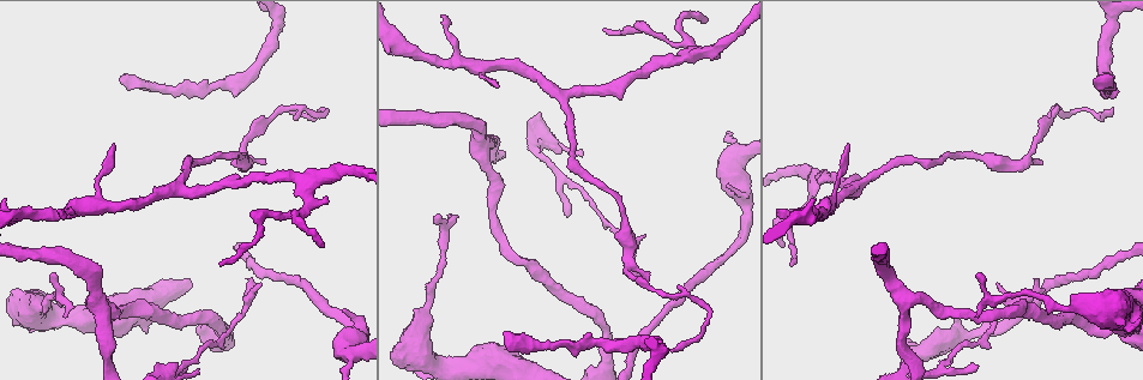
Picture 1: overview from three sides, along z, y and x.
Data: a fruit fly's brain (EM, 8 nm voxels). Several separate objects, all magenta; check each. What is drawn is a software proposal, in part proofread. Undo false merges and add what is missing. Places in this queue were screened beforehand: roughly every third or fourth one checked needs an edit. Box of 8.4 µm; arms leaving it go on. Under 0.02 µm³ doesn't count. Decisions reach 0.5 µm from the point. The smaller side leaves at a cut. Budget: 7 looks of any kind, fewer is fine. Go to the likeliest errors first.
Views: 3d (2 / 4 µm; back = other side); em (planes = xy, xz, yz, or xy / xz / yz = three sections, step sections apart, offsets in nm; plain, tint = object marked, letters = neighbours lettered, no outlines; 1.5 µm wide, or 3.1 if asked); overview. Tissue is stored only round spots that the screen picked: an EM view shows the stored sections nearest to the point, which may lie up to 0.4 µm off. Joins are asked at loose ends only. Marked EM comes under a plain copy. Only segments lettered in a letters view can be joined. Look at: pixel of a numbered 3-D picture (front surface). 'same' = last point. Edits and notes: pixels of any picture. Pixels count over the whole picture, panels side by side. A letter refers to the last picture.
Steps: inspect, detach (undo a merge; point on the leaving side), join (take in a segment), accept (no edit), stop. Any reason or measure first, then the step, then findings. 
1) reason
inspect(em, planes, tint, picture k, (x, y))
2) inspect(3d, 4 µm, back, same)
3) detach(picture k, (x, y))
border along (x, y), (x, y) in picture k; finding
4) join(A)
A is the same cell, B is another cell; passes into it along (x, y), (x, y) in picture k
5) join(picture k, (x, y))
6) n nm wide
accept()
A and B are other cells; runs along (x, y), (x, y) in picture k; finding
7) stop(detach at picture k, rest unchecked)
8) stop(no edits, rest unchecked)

free end
inspect(em, yz, step 8, letters, picture 1, (976, 275))

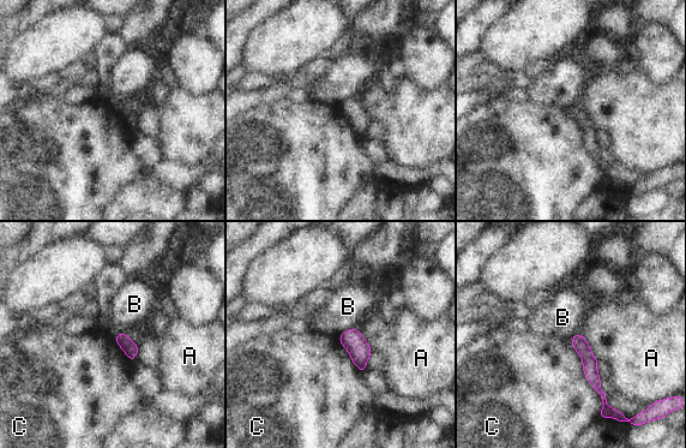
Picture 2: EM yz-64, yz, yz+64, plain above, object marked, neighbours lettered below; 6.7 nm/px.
accept()
A, B and C are other cells; runs along (578, 336), (596, 386) in picture 2; no lettered segment goes on from it

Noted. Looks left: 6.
thin end
inspect(3d, 4 µm, picture 1, (247, 282))

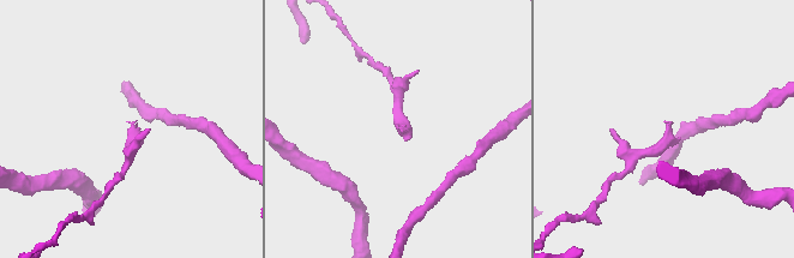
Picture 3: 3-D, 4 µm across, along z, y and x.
need the tissue
inspect(em, planes, letters, picture 3, (128, 123))

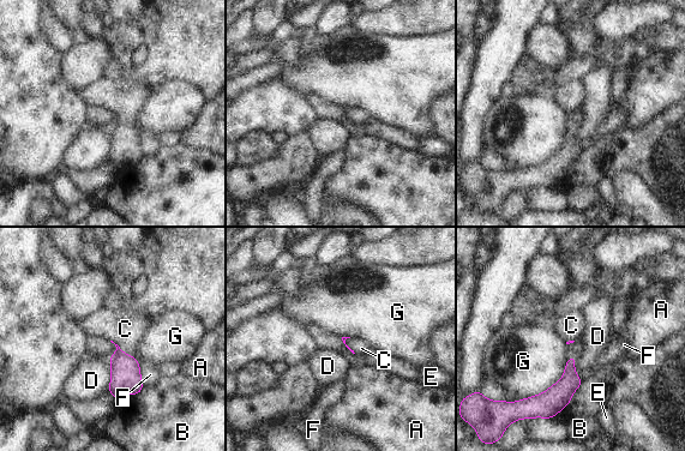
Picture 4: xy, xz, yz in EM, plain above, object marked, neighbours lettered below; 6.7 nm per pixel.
join(C)
C is the same cell, A, B, D, E, F and G are other cells; passes into it along (125, 376), (120, 349), (125, 329) in picture 4; the neuron continues

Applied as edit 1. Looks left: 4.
branch stops here
inspect(em, planes, letters, picture 1, (707, 20))

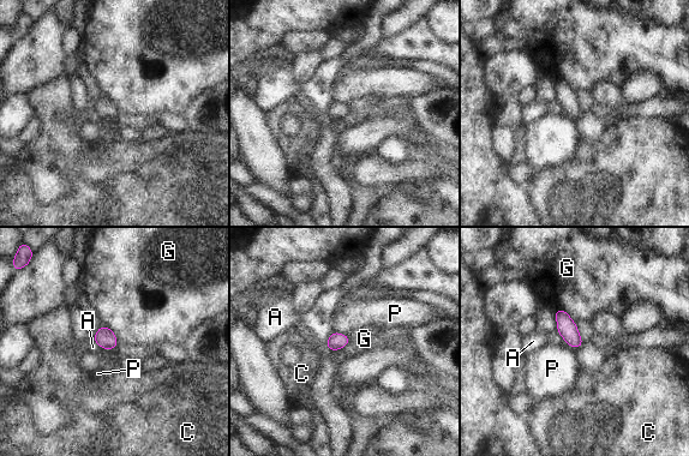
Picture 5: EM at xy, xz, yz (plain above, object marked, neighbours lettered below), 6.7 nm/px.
accept()
A, C, G and P are other cells; border along (555, 310), (563, 310), (575, 324) in picture 5; no lettered segment goes on from it

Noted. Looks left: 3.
stop(join at picture 4, rest unchecked)

